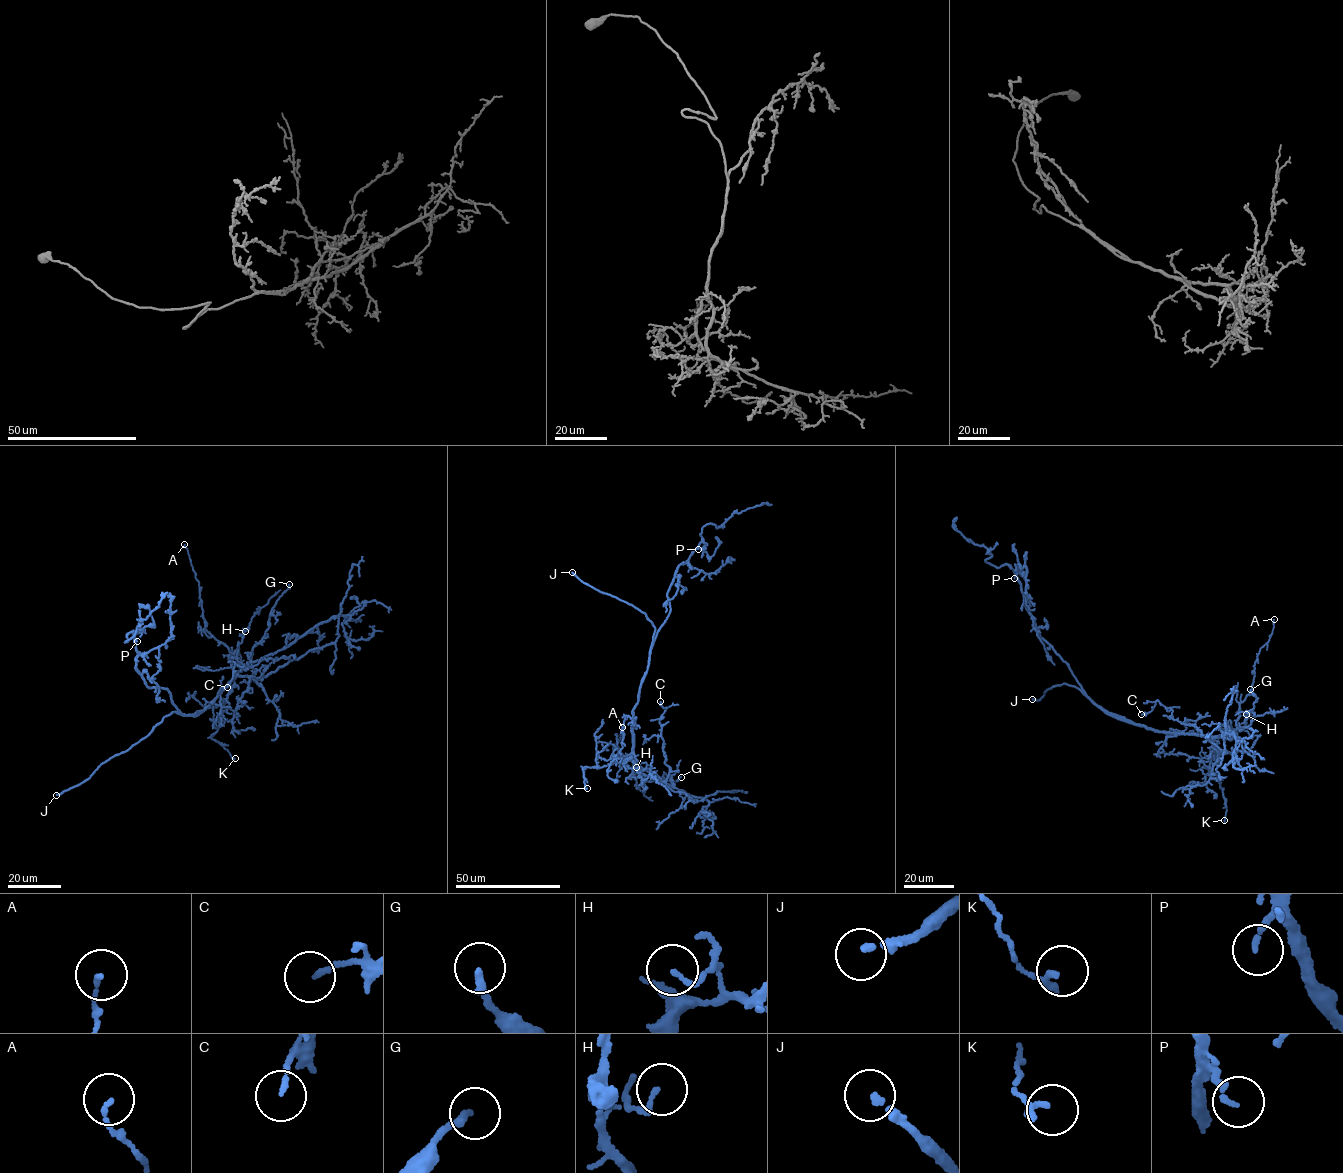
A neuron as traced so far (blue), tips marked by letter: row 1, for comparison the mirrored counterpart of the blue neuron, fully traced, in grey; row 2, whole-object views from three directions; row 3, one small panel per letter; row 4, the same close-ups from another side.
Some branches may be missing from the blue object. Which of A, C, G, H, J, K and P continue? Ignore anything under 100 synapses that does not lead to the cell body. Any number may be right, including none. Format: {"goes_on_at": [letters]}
{"goes_on_at": ["J"]}

